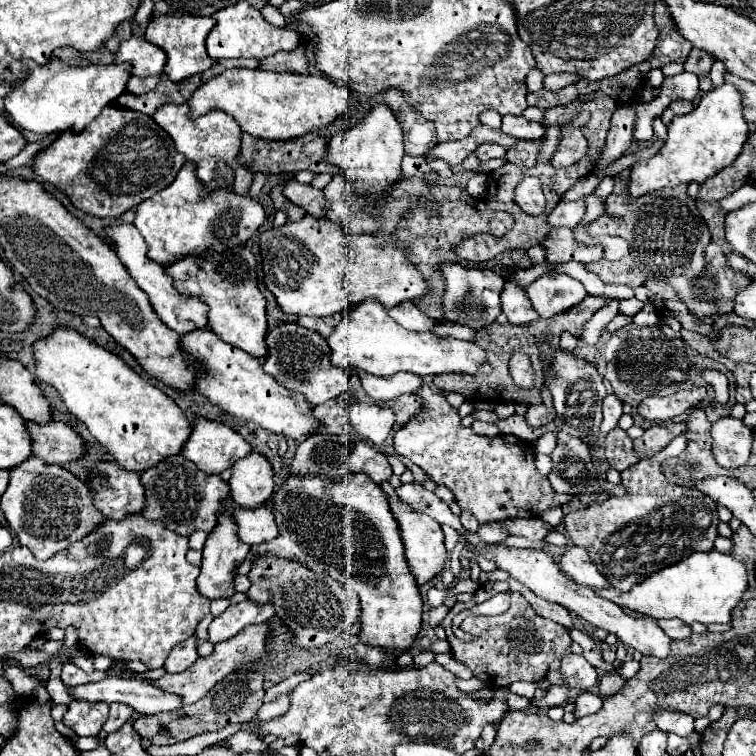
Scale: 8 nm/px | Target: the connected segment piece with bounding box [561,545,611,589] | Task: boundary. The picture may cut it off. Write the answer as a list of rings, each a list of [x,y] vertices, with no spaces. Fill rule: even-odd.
[[[567,547],[563,559],[561,559],[561,569],[565,571],[567,577],[571,577],[573,581],[587,585],[591,589],[605,589],[611,587],[607,583],[607,579],[597,571],[597,567],[589,561],[589,553],[581,547]]]

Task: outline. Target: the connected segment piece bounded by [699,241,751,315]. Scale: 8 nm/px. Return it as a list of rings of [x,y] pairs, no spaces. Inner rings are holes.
[[[709,243],[705,251],[705,275],[701,277],[701,287],[709,293],[709,299],[715,301],[717,313],[731,313],[733,311],[733,301],[737,291],[745,289],[751,279],[739,271],[733,271],[727,265],[727,257],[723,255],[721,247],[717,243]]]

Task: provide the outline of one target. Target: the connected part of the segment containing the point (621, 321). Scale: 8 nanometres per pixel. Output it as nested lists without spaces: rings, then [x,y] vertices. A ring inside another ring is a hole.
[[[620,313],[617,314],[614,319],[607,325],[603,333],[610,333],[612,334],[613,332],[617,331],[621,327],[632,323],[633,322],[633,317],[627,317],[625,315],[621,315]]]

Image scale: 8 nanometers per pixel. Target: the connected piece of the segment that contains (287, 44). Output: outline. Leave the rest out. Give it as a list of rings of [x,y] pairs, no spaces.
[[[237,3],[229,9],[221,9],[215,15],[215,29],[209,31],[207,37],[207,53],[211,59],[229,59],[229,57],[253,57],[253,59],[263,59],[269,57],[277,51],[293,51],[301,45],[299,33],[291,29],[281,29],[281,27],[271,27],[265,23],[261,13],[253,9],[249,3]]]

